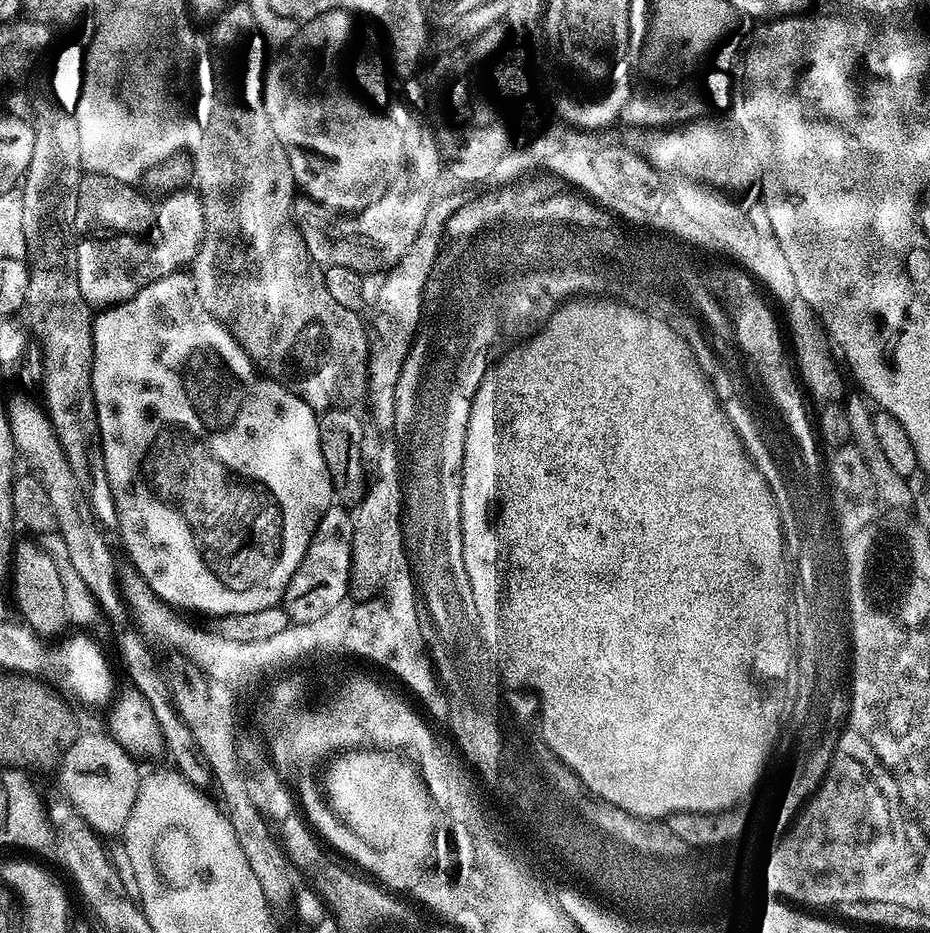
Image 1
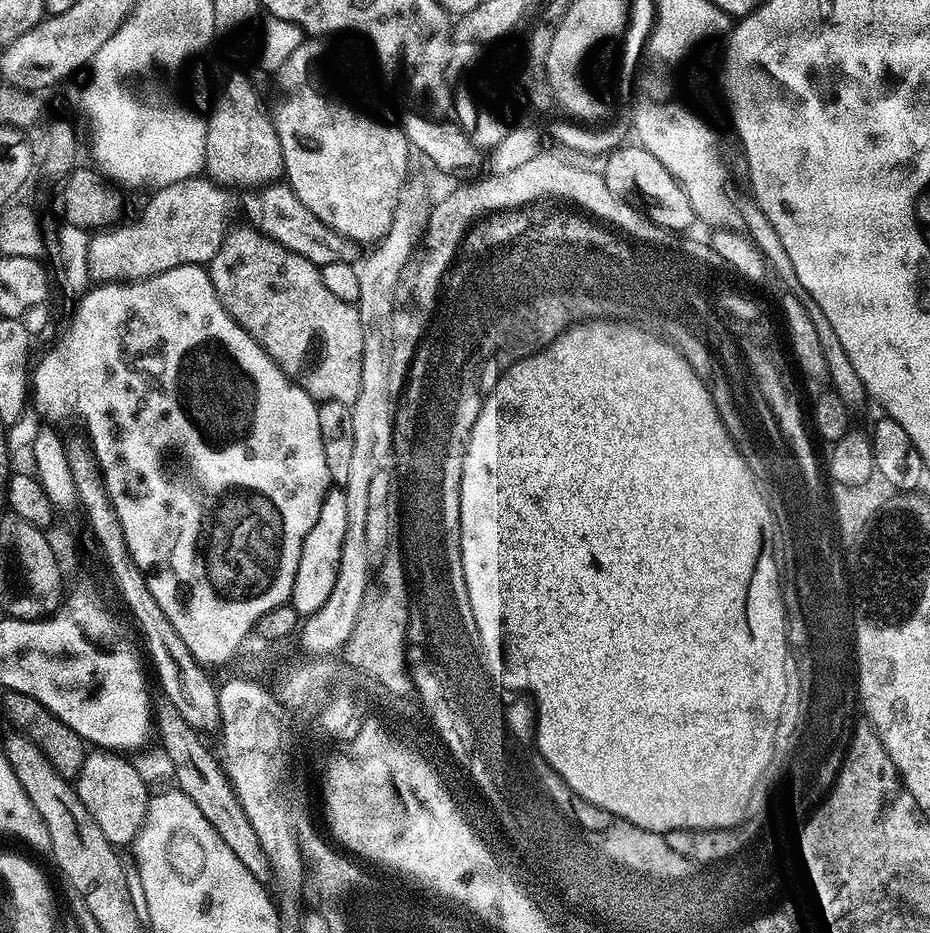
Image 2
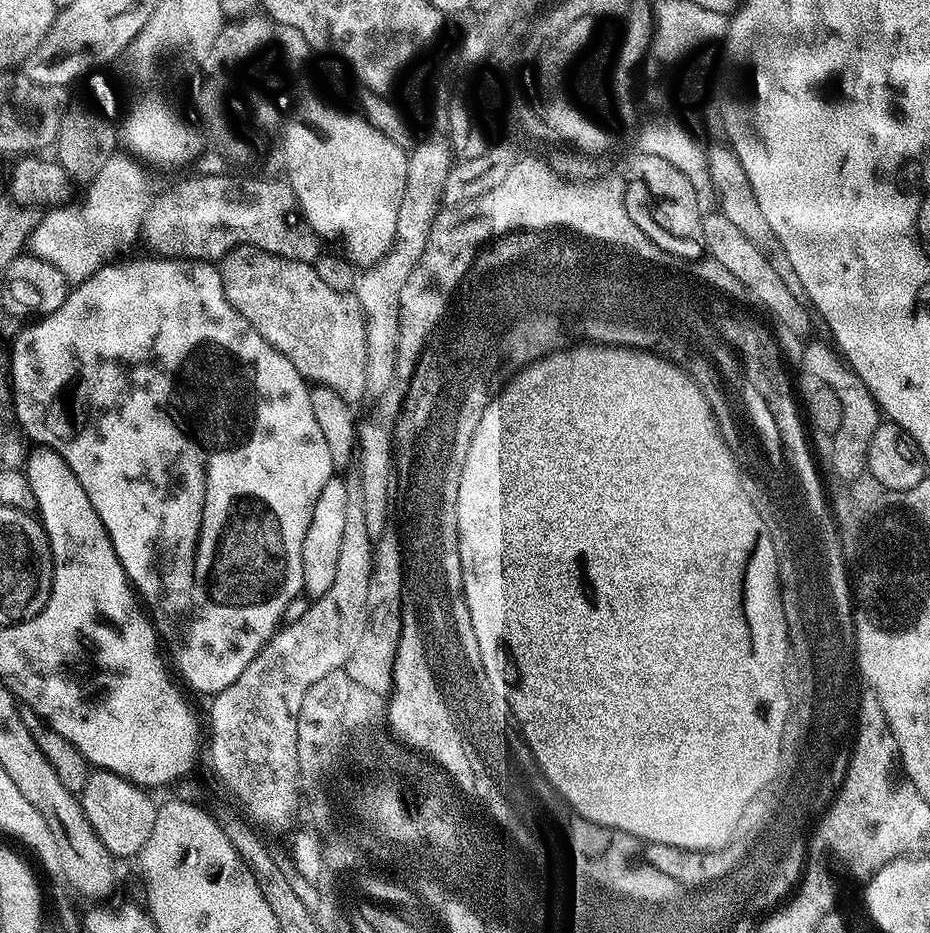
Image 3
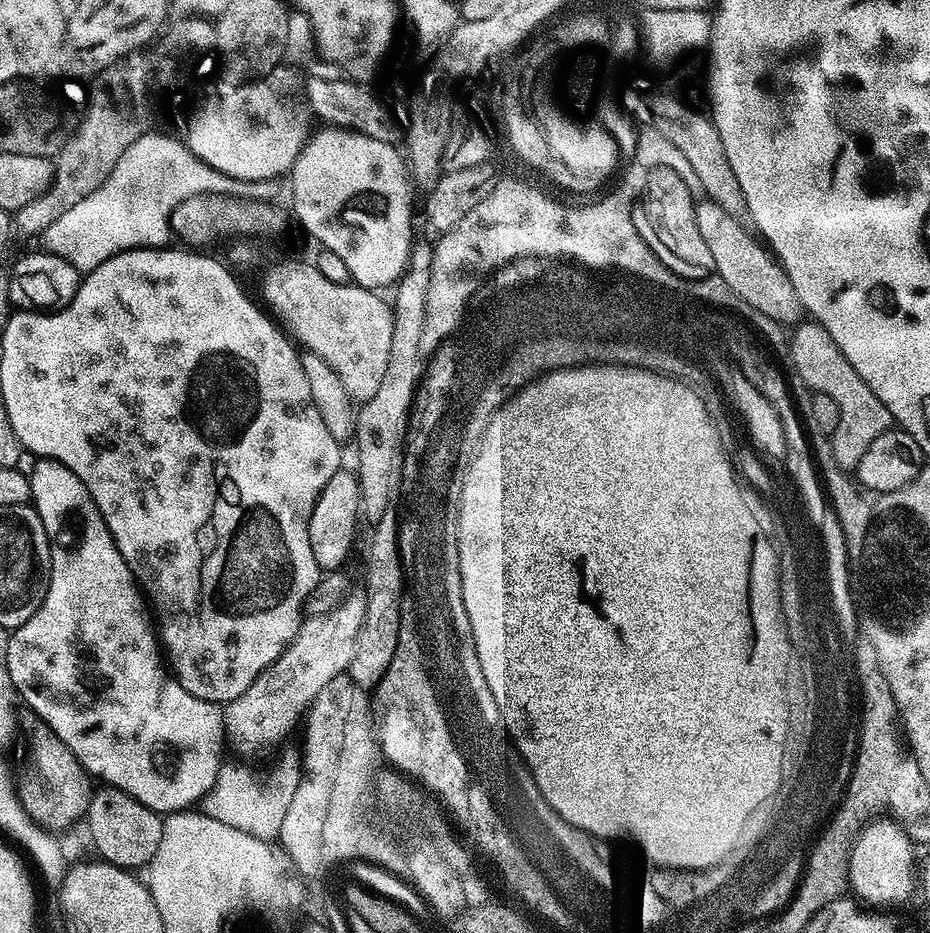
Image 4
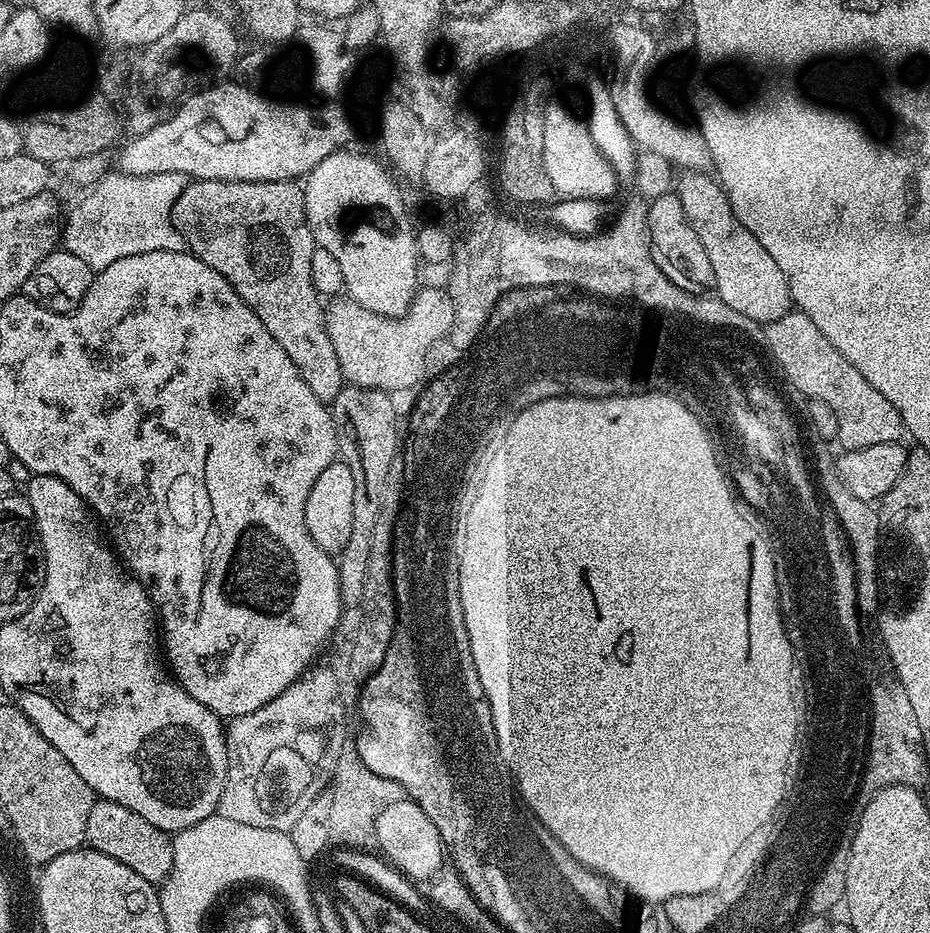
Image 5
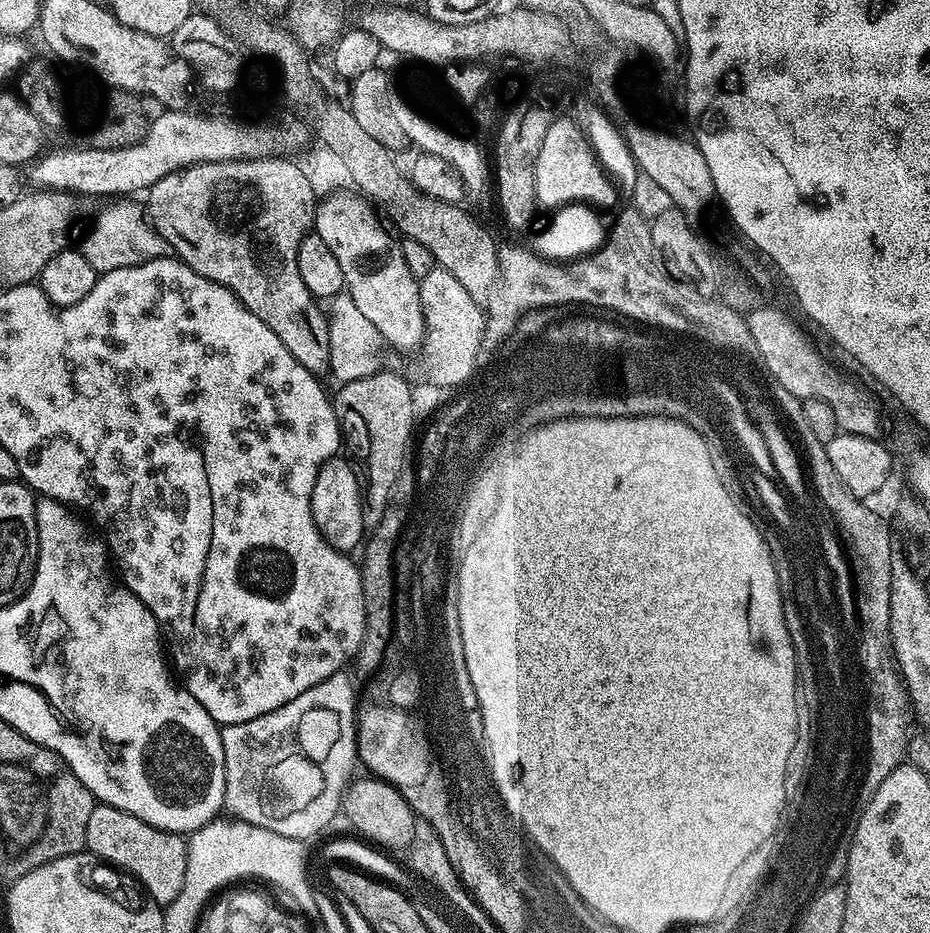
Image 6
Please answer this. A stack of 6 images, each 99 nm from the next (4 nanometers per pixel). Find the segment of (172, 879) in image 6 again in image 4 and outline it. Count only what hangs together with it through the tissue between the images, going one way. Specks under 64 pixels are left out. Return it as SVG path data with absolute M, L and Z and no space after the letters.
M107 786L101 789L101 792L100 789L93 791L86 817L88 832L92 835L93 846L96 847L95 855L119 868L143 869L154 858L158 842L162 842L164 822L161 813L142 806L142 802L122 790Z

